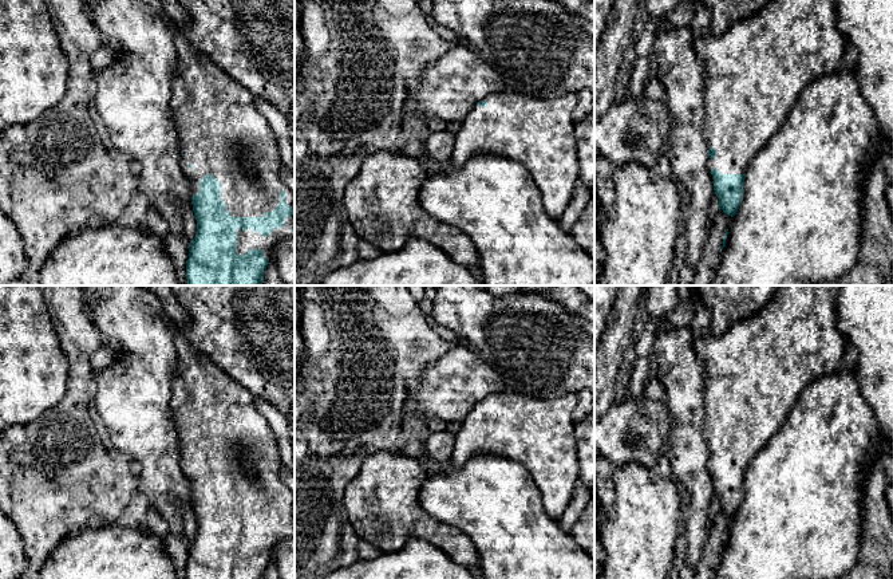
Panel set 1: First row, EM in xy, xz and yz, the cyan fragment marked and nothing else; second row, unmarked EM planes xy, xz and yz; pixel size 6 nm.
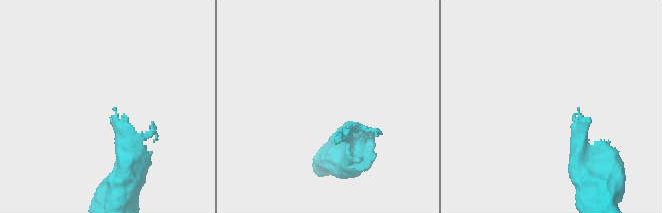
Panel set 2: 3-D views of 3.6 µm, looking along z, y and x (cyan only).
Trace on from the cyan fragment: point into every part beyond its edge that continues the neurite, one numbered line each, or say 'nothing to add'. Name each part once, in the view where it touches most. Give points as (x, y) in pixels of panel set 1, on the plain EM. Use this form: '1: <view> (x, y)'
1: xy (221, 430)

